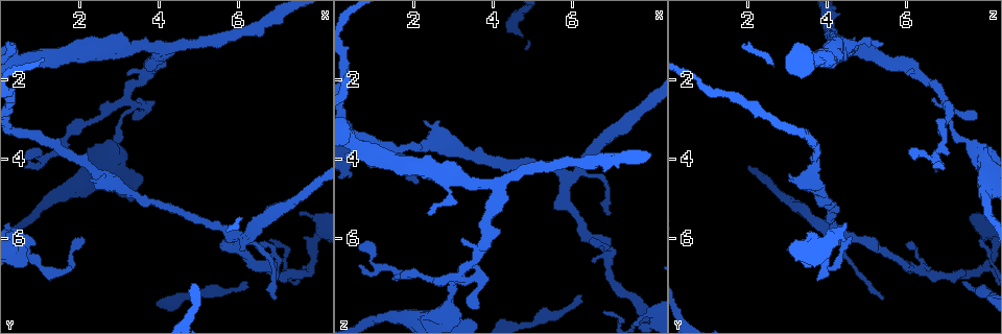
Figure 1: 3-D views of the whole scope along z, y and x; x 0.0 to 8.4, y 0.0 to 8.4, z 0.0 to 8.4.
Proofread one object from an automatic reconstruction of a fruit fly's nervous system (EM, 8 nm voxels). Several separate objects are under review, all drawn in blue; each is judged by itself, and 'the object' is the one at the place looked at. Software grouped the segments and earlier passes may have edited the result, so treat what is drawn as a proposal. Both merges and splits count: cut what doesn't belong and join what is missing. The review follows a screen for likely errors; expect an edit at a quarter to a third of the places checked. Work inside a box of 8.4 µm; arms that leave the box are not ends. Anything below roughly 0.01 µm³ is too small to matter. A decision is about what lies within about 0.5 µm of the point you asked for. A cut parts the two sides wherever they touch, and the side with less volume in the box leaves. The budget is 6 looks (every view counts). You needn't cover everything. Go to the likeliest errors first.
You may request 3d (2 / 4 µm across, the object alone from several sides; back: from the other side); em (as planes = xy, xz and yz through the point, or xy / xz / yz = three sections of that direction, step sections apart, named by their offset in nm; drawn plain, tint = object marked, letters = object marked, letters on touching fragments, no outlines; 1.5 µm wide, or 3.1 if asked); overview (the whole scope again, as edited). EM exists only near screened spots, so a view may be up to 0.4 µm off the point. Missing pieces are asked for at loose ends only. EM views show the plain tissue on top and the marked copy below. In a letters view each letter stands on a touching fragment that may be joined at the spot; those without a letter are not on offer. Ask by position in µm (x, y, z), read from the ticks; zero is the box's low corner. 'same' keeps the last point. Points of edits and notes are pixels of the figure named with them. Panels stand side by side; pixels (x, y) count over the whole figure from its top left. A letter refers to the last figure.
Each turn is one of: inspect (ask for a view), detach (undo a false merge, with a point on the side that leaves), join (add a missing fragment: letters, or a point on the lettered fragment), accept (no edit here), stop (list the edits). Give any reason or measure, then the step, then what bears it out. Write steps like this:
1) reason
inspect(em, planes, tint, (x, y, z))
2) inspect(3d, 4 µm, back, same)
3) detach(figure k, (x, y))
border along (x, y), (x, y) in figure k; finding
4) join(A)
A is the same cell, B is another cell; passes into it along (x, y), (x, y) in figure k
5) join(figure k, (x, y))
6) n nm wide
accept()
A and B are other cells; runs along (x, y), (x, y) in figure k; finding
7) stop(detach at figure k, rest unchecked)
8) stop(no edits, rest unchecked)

thin end
inspect(3d, 4 µm, (2.00, 5.95, 4.60))

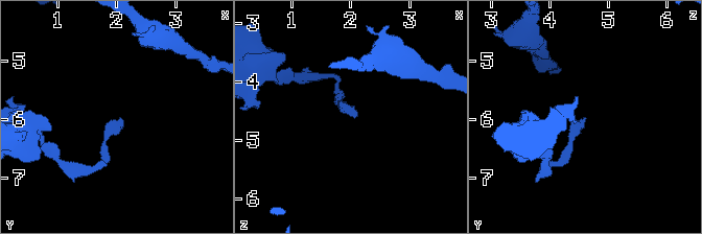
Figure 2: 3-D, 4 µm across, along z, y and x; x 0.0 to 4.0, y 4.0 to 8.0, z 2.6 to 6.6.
now the EM
inspect(em, planes, letters, (2.05, 5.95, 4.65))

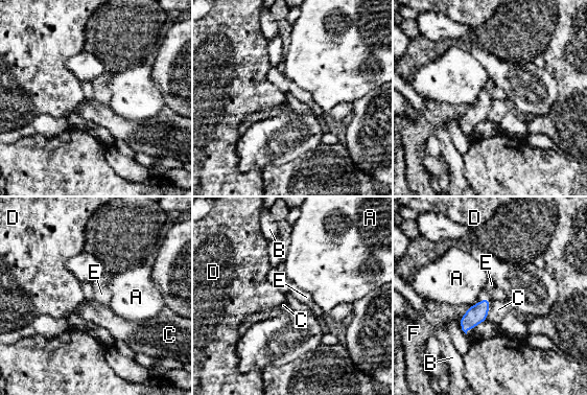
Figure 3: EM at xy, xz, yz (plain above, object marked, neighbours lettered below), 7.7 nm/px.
join(E)
E is the same cell, A, B, C, D and F are other cells; the neuron continues

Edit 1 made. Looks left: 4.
inspect(overview)

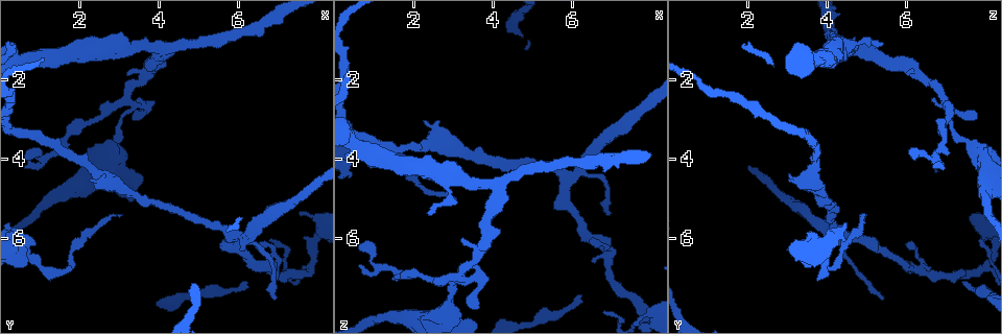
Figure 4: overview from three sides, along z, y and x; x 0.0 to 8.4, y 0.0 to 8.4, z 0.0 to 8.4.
calibre changes
inspect(3d, 2 µm, (2.90, 3.55, 7.55))

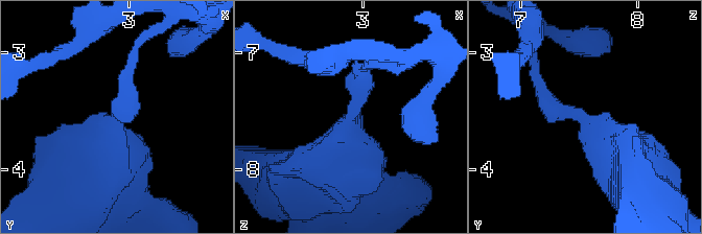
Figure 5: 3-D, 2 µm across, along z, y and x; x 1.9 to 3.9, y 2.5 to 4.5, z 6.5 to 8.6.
now the EM
inspect(em, planes, letters, (2.92, 3.58, 7.52))

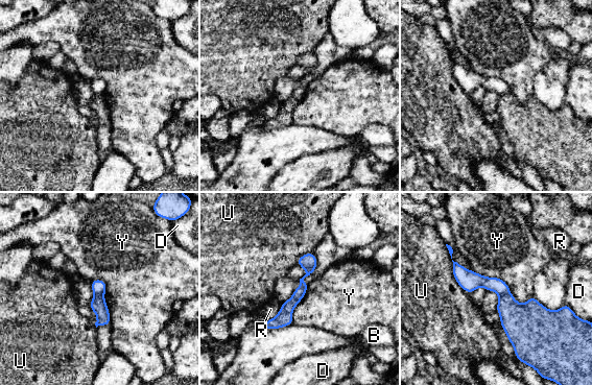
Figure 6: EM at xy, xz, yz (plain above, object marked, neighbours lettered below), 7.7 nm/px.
detach(figure 6, (519, 320))
B, D, R, U and Y are other cells; border along (508, 290), (499, 295) in figure 6; a second neuron is stuck on

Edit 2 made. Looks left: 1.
stop(join at figure 3, detach at figure 6, rest unchecked)

